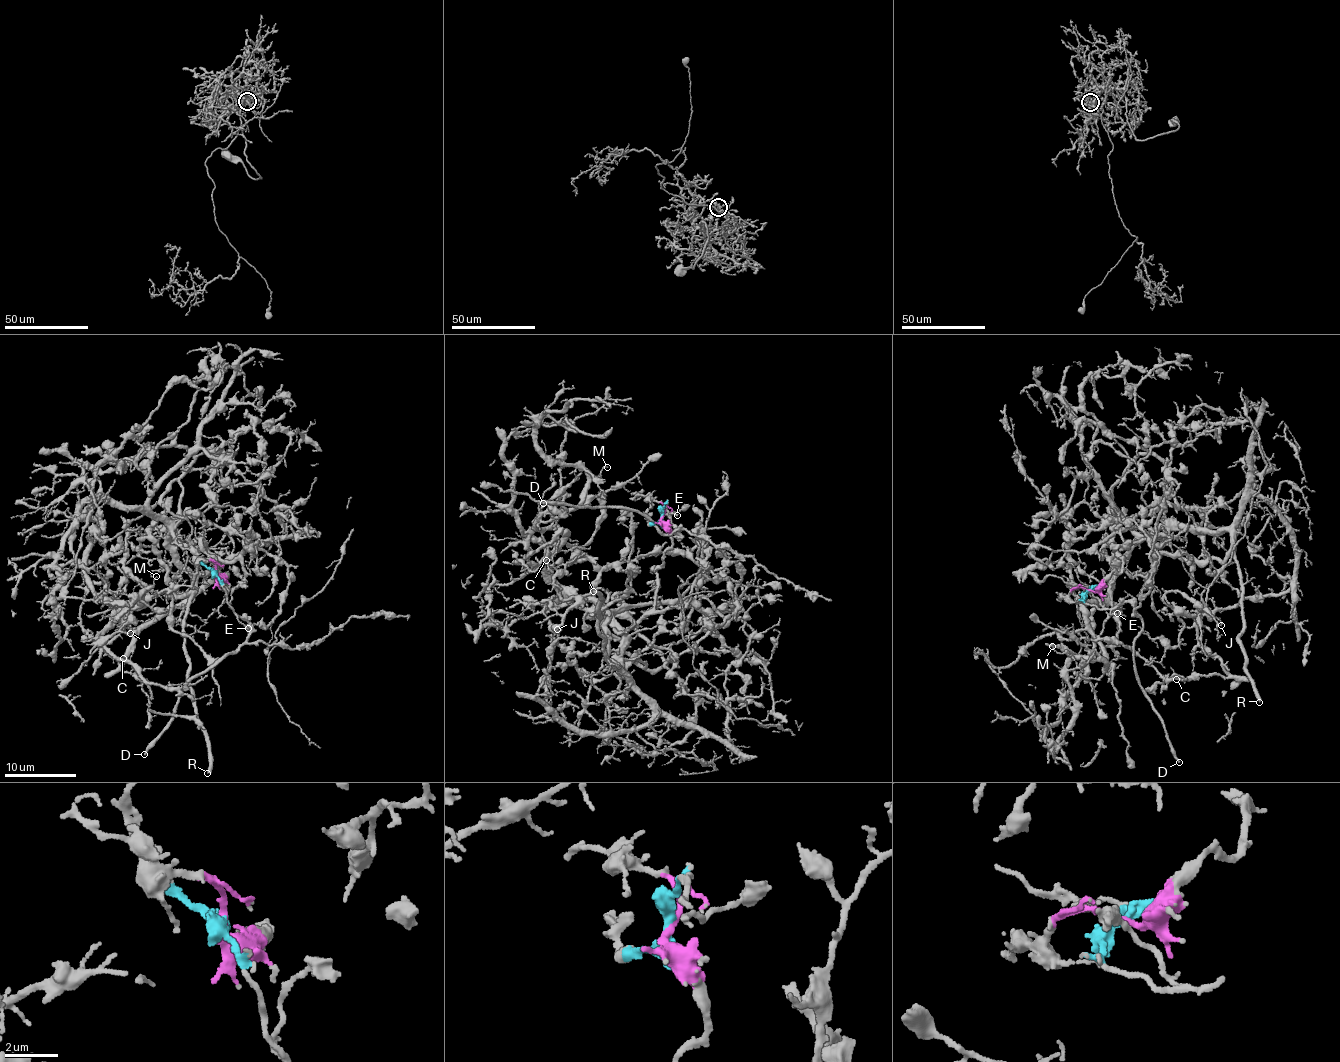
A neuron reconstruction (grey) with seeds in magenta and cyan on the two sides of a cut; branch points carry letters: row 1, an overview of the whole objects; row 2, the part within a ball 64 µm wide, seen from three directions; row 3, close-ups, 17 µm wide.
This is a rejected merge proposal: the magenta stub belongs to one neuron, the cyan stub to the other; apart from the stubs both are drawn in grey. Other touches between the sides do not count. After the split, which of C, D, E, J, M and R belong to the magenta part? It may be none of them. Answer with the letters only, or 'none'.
C, J, M, R

